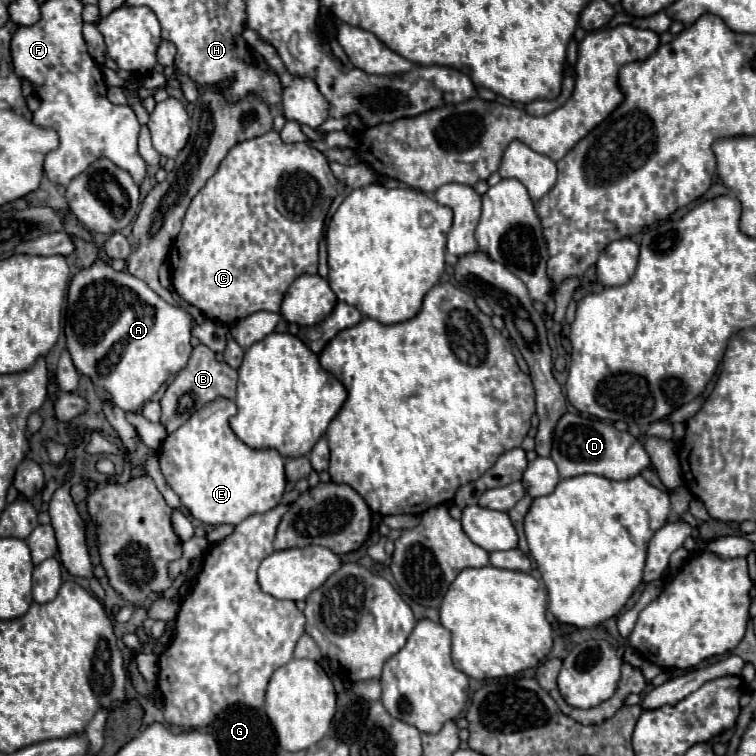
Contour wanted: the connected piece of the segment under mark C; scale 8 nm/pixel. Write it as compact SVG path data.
M273 130L255 140L239 142L191 200L183 228L173 242L179 260L177 264L169 260L169 268L179 298L223 324L233 324L259 310L279 312L289 284L301 274L317 274L319 240L335 184L327 158L305 142L285 144Z

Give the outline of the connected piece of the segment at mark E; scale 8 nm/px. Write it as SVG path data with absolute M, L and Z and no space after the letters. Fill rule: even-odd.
M217 398L205 404L199 412L195 412L181 428L165 438L159 448L159 464L165 476L165 482L171 490L181 498L181 504L191 512L193 518L203 524L219 526L219 524L239 524L251 514L263 514L275 508L285 490L285 472L283 458L277 450L251 450L245 446L231 430L229 418L235 416L235 404L227 398Z

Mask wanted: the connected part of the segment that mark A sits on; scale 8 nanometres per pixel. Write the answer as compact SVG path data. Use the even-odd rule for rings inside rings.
M101 258L89 268L79 270L71 280L65 322L67 352L71 354L77 372L87 376L95 388L109 392L111 402L125 412L137 412L161 388L161 384L169 380L169 376L185 368L191 354L191 326L193 318L183 308L167 304L143 280L131 276L127 270L113 270L113 266Z

